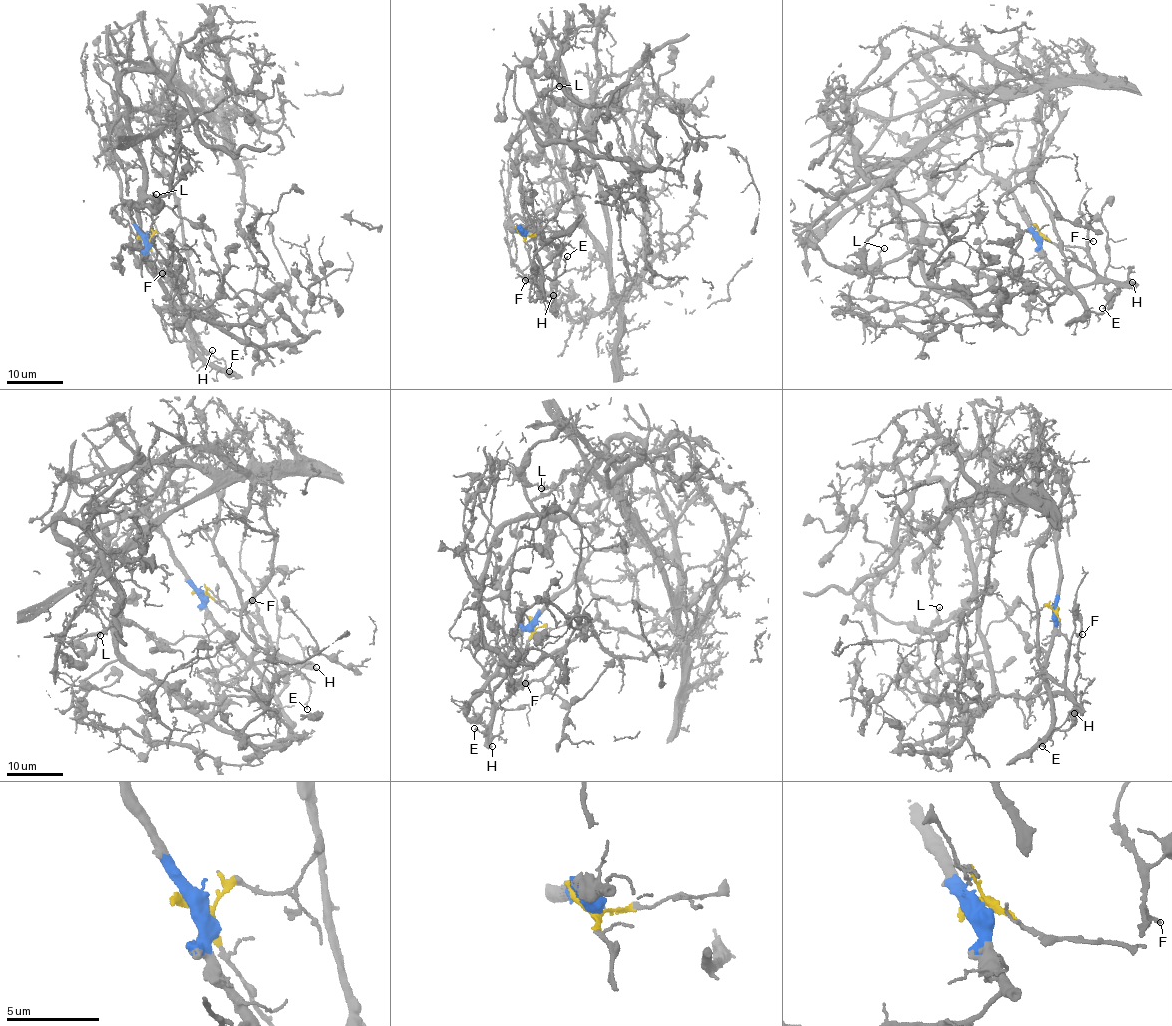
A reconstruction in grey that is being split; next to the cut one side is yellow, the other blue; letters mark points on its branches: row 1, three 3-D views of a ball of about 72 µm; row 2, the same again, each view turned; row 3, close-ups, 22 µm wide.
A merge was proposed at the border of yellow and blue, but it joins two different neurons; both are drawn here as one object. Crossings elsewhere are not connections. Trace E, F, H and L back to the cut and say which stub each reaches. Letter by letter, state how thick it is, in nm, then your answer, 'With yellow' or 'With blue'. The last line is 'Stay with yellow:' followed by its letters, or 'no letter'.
E: Thickness 100 nm. With yellow
F: Thickness 100 nm. With yellow
H: Thickness 150 nm. With yellow
L: Thickness 170 nm. With blue
Stay with yellow: E, F, H

